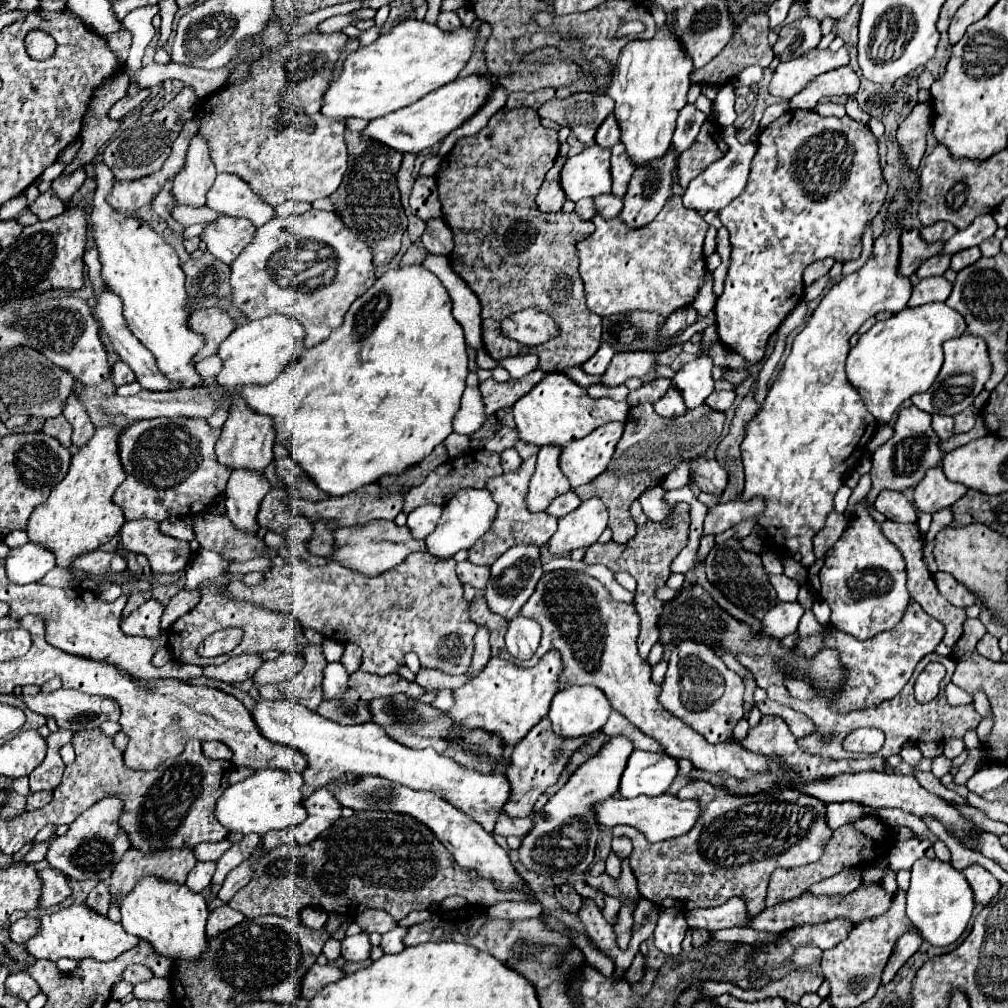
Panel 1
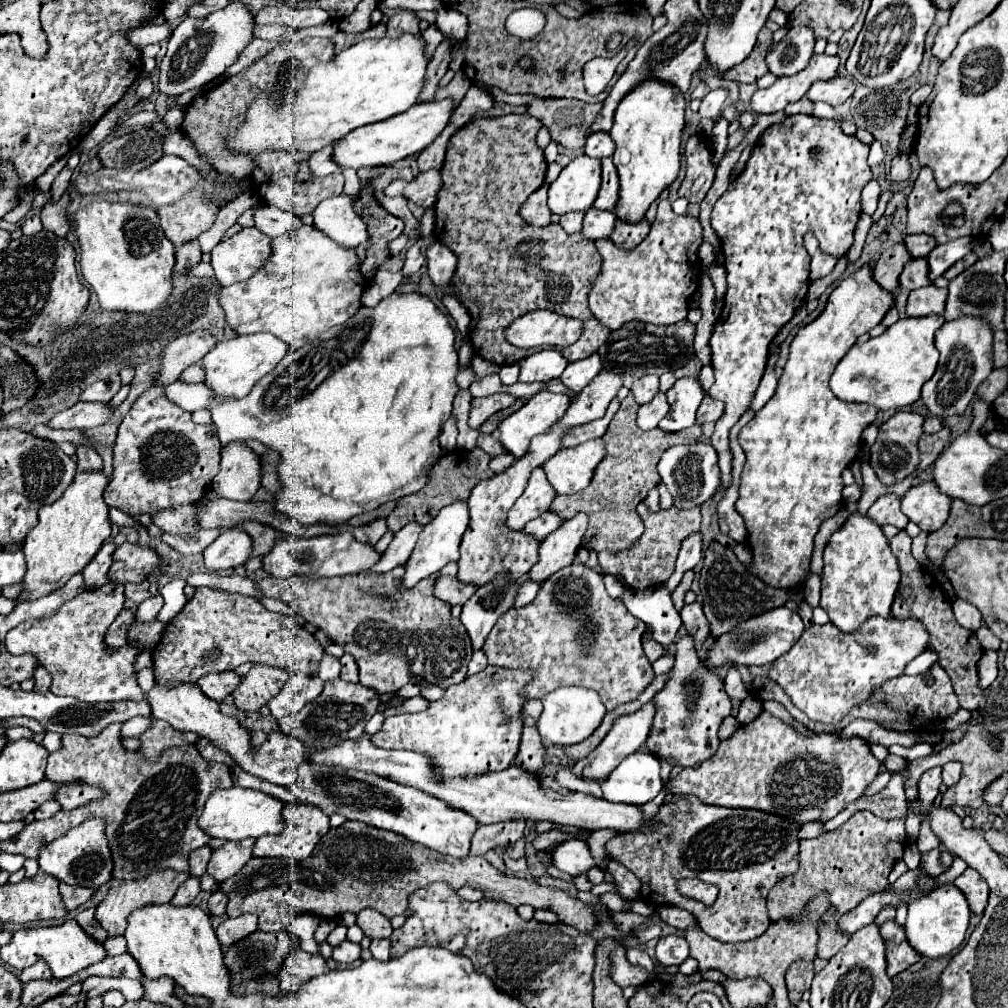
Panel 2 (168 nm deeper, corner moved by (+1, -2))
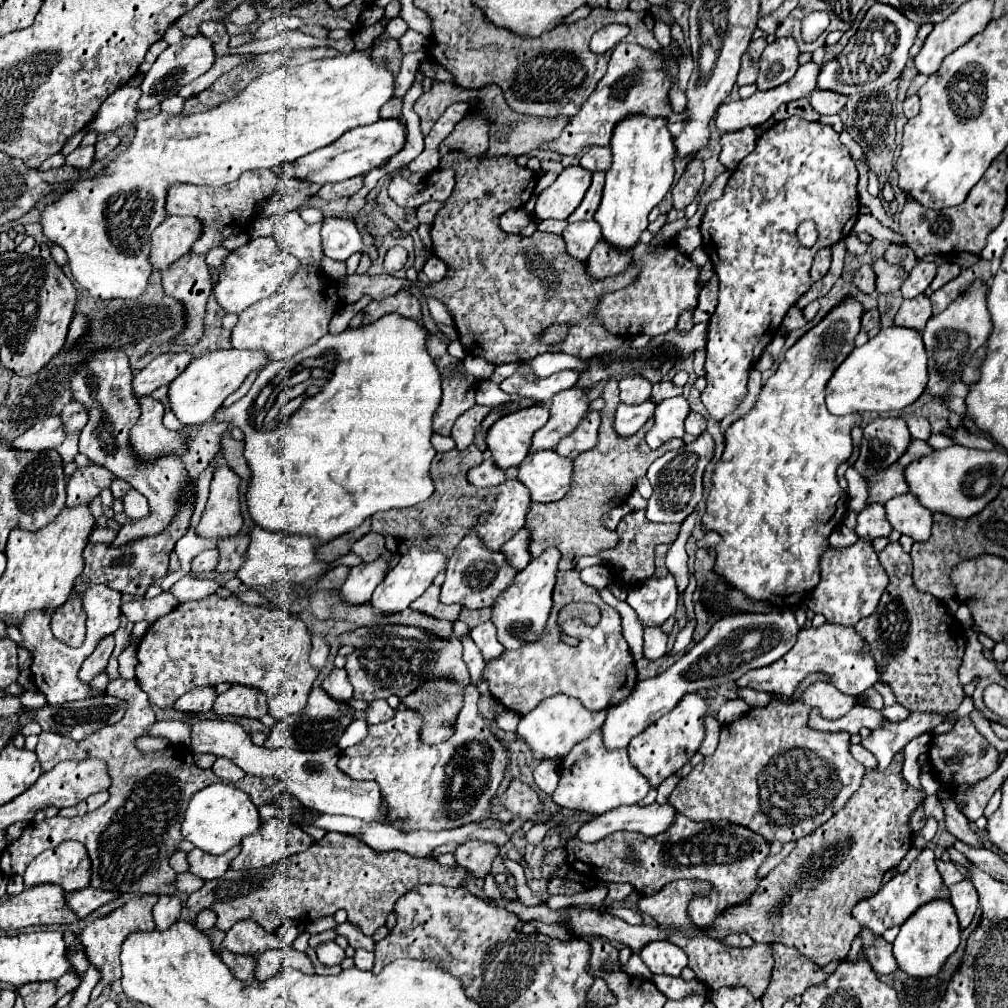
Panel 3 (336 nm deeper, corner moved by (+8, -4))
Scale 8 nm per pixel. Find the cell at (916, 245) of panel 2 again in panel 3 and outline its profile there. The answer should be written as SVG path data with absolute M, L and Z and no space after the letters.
M895 243L889 245L889 249L885 251L883 259L885 259L887 263L899 265L899 267L903 267L903 269L907 269L907 271L911 271L913 265L917 263L917 259L915 259L915 255L913 255L913 251L911 251L909 247L905 247L905 245L895 245Z

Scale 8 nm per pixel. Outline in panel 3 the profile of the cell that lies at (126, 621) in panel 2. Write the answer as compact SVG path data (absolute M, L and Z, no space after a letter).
M105 637L101 639L101 643L97 645L97 649L87 657L87 661L83 663L81 671L79 671L79 679L83 679L85 683L91 681L95 675L103 673L105 667L107 667L107 661L109 661L109 655L113 651L113 637Z

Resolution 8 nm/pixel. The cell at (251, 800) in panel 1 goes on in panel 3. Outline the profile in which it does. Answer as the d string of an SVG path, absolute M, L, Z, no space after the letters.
M215 783L191 797L181 825L181 835L197 849L203 849L211 855L221 855L233 845L239 845L243 837L255 833L259 825L259 811L245 791L237 789L233 783Z

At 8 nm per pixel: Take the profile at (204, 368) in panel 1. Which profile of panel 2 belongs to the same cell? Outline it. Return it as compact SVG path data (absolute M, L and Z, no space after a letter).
M200 363L190 365L190 367L182 373L180 379L188 381L188 383L200 383L200 381L204 381L204 369L202 369L202 365L200 365Z

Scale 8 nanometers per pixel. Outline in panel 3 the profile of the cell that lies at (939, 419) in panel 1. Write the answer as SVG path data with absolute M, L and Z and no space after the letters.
M911 417L907 419L907 427L909 427L909 433L913 439L927 439L931 435L931 427L929 427L929 421L925 417Z

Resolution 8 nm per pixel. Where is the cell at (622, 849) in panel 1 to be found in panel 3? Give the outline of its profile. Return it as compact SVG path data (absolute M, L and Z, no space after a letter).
M609 883L607 889L609 889L609 893L607 893L607 899L605 899L605 905L621 903L625 897L629 897L635 891L629 883Z

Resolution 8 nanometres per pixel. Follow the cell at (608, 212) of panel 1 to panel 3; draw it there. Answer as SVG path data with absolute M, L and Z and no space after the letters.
M577 221L567 225L567 229L561 233L567 253L573 259L579 259L581 263L585 263L589 259L591 249L595 247L595 243L599 243L601 239L601 231L599 231L599 223L591 221Z

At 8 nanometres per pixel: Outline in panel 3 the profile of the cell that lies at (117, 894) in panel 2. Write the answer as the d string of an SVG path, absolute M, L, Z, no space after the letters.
M143 895L139 899L133 899L129 903L125 903L123 907L115 909L111 915L103 917L103 919L97 919L93 921L91 925L87 925L81 933L81 943L83 943L83 949L85 949L85 955L87 955L87 961L101 973L101 979L99 984L94 988L90 996L90 1002L96 1000L102 993L105 985L111 985L113 981L117 981L121 977L121 963L119 963L119 951L121 951L121 945L123 941L135 933L135 931L153 931L155 925L153 925L153 915L151 915L151 909L153 905L157 903L157 895Z

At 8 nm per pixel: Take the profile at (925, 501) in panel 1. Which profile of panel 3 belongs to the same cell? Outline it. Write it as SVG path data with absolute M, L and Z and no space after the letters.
M911 493L889 499L885 503L885 513L891 527L913 541L927 541L931 535L931 511L919 505Z

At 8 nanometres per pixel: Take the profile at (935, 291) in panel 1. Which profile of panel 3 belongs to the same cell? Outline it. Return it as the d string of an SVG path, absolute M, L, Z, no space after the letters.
M917 295L915 299L905 299L901 309L895 315L897 327L907 327L915 331L923 331L927 319L931 317L931 301L925 295Z

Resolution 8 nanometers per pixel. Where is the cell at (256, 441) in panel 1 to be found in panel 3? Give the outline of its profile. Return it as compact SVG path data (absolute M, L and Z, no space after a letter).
M217 467L209 499L195 533L205 539L225 539L239 533L243 525L239 511L239 477L227 467Z

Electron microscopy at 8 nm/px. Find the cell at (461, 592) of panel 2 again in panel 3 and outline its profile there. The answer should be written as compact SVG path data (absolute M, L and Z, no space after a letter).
M431 585L417 601L411 603L411 607L415 611L423 611L425 615L431 615L435 619L447 619L447 621L455 621L461 611L461 605L443 605L439 601L439 587L437 585Z

